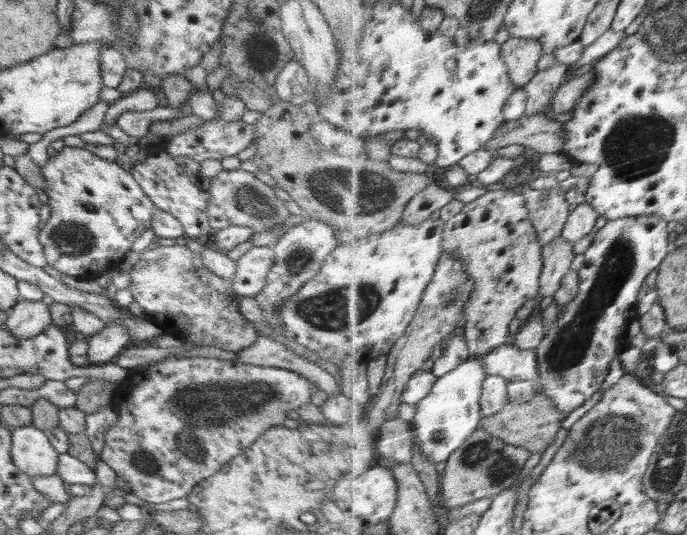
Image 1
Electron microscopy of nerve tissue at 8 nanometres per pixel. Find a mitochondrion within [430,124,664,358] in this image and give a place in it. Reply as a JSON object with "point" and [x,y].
{"point":[449,297]}

